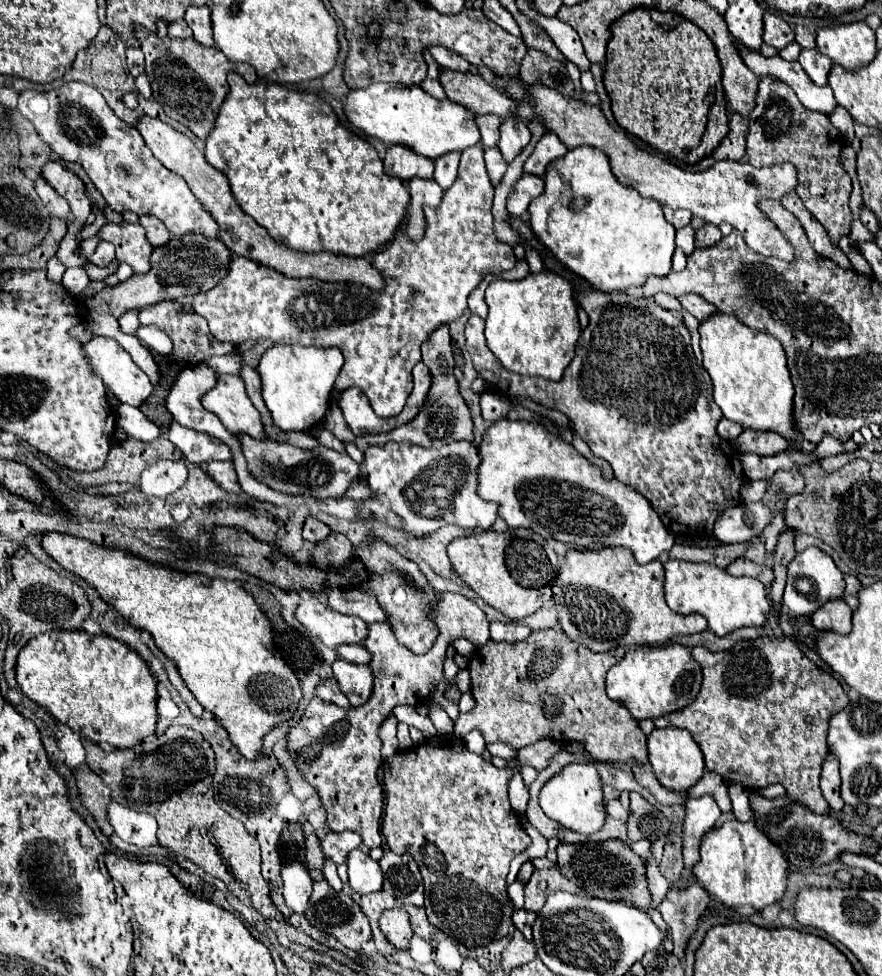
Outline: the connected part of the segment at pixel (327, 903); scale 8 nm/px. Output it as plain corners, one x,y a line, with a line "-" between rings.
325,880
313,884
313,894
311,894
305,916
307,916
309,924
313,924
317,930
335,936
343,946
347,946
351,950
361,952
361,944
371,940
371,924
369,924
369,918
365,916
365,912
361,910
361,906
345,892
335,892

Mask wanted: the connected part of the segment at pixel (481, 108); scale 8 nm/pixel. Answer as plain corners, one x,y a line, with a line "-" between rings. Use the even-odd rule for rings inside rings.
439,66
439,82
449,100
467,104
477,114
499,114
501,118
511,118
509,108
513,102
499,94
491,84
487,84
479,74
471,72
455,72
449,68

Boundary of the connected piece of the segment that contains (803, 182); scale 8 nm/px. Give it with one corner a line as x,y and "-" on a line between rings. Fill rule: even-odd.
771,76
761,78
757,108
749,116
747,162
757,168
791,162
797,168
795,192
803,200
805,208
825,226
833,244
837,244
841,236
849,234
853,222
849,208
851,176
841,166
841,148
841,134
831,124
829,116
805,108
787,84
781,84

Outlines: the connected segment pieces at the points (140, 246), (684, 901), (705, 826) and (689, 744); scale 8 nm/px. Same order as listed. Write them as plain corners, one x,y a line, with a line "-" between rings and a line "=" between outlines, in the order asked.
107,222
99,230
99,238
111,242
115,246
117,260
129,264
135,270
135,274
149,270
151,244
145,236
145,228
139,222
137,224
=
693,884
685,890
675,890
671,888
667,898
659,904
659,912
663,920
667,922
673,938
673,954
683,960
685,958
685,948
693,932
697,930
699,916
705,912
709,904
709,894
705,888
699,884
=
705,794
701,798
691,798
689,804
685,804
687,816
685,816
685,824
683,824
683,874
681,874
681,882
683,880
693,880
693,866
699,862
699,846
701,846
701,838
715,826
717,818
721,816
721,810
715,802
713,796
=
673,726
655,728
647,738
647,746
649,746
649,762
653,766
653,772
665,788
685,792
701,780
701,776
705,772
705,762
703,762
701,750
697,748
697,744
689,736
689,732
685,732
681,728
673,728

